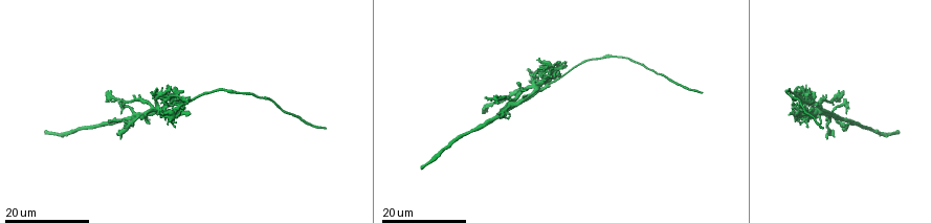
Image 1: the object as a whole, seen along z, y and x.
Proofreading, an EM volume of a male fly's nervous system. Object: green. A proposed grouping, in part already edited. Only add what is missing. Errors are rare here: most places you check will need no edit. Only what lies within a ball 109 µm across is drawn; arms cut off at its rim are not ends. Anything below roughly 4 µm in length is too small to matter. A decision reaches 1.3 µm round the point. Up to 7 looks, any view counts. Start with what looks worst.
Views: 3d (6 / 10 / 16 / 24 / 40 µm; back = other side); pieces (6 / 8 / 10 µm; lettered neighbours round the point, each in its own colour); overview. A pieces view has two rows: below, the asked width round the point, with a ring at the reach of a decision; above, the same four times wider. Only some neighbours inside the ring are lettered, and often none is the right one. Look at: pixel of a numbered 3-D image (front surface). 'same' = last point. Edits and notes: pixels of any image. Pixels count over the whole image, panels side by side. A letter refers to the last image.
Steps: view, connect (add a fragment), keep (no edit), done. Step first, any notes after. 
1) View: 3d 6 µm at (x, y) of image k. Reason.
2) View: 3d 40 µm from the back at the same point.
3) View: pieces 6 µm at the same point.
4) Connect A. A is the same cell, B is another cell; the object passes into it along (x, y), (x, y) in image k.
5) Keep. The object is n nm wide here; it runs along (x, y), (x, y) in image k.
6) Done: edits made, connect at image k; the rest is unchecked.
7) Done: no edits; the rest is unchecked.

View: 3d 24 µm at (326, 128) of image 1.

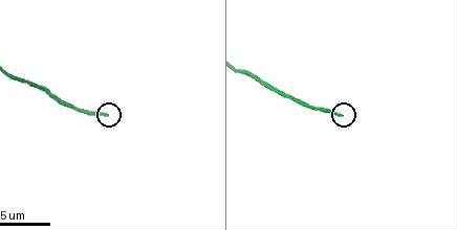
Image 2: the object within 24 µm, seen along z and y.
View: pieces 6 µm at (105, 116) of image 2.

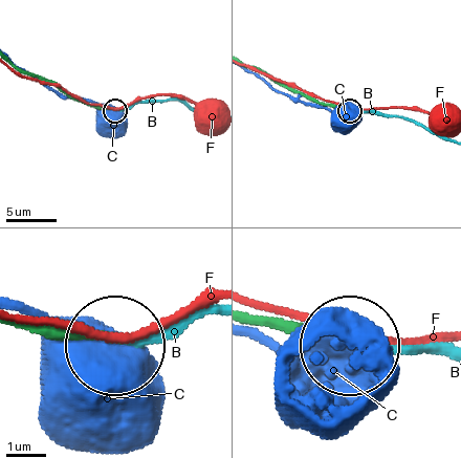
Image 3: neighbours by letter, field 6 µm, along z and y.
Connect B. B is the same cell, C and F are other cells; the object passes into it along (325, 105), (404, 116), (449, 138) in image 3; the neuron continues.

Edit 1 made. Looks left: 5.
View: 3d 16 µm at (527, 91) of image 1.

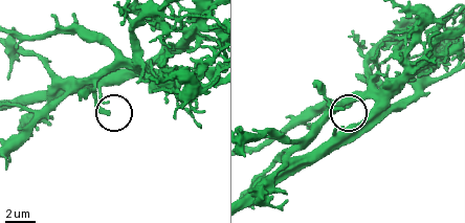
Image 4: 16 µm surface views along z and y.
View: pieces 6 µm at (109, 112) of image 4.

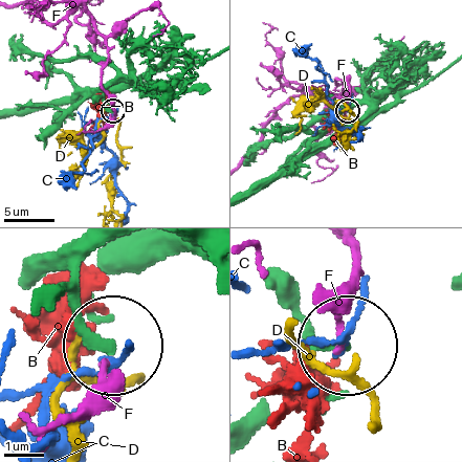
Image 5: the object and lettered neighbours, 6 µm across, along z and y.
Keep. B, C, D and F are other cells; it runs along (95, 246), (75, 277), (75, 307), (112, 344) in image 5; no lettered fragment goes on from it.

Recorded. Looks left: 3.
View: 3d 24 µm at (484, 97) of image 1. Branch stops here.

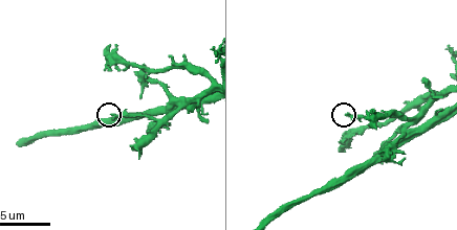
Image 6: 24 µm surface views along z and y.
View: 3d 10 µm at (111, 114) of image 6. Closer look.

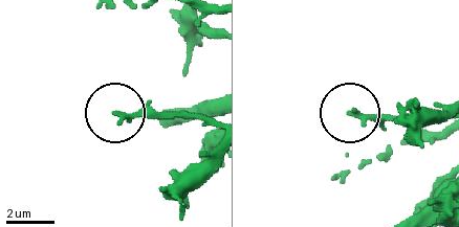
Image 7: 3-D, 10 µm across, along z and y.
View: pieces 6 µm at (119, 113) of image 7. What lies round it.

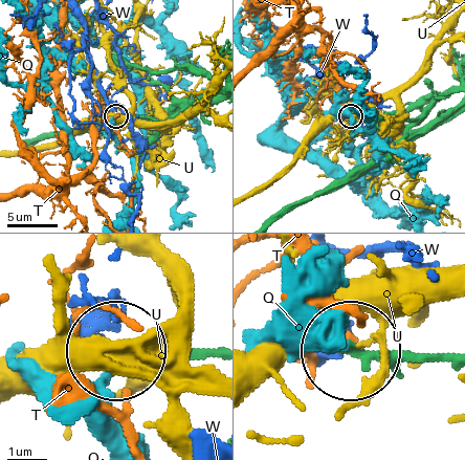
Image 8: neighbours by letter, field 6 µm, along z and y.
Keep. The object is 210 nm wide here; Q, T, U and W are other cells; it runs along (450, 353), (353, 353) in image 8; no lettered fragment goes on from it.

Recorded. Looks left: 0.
Done: edits made, connect at image 3; the rest is unchecked.

